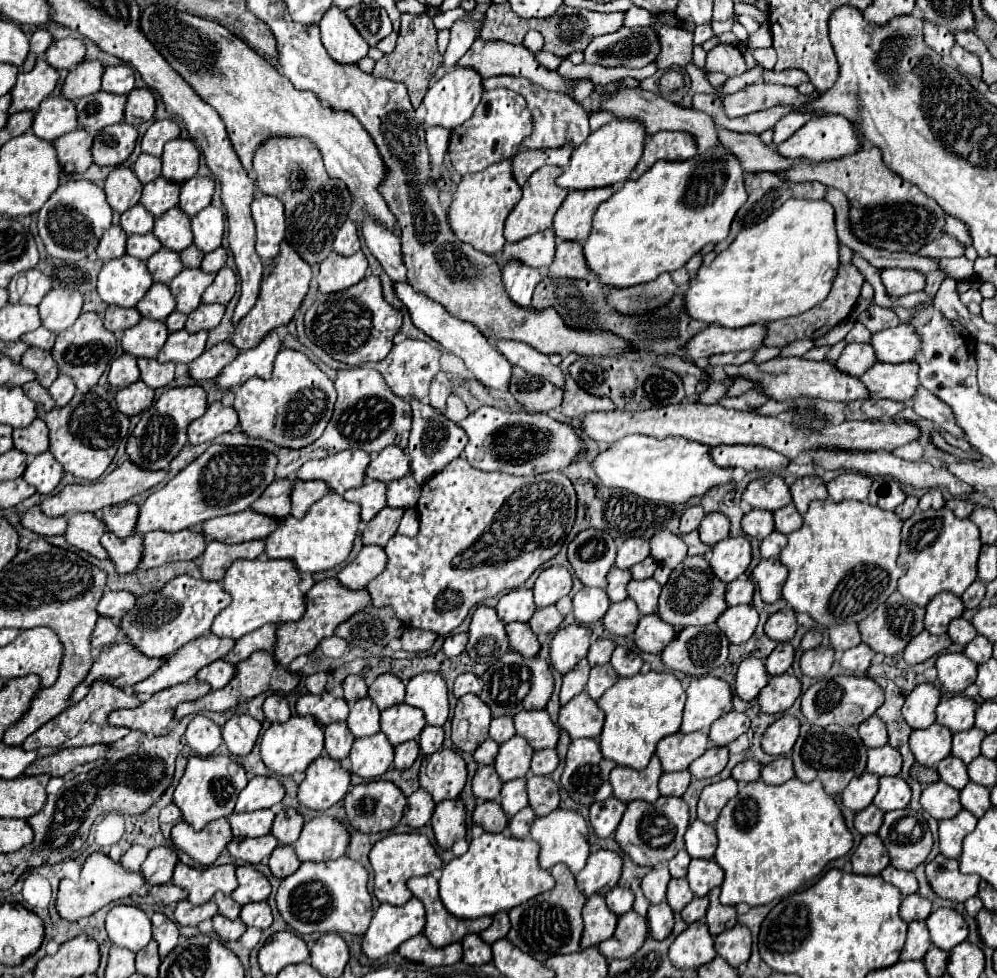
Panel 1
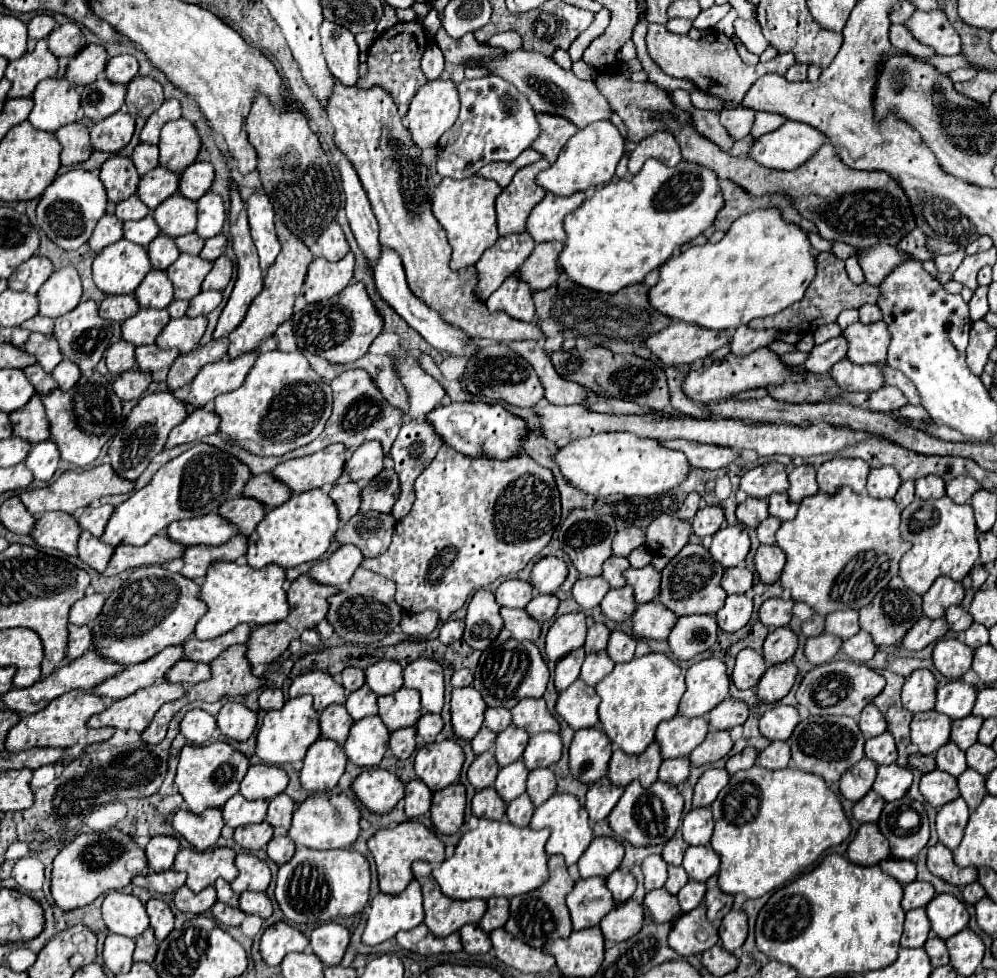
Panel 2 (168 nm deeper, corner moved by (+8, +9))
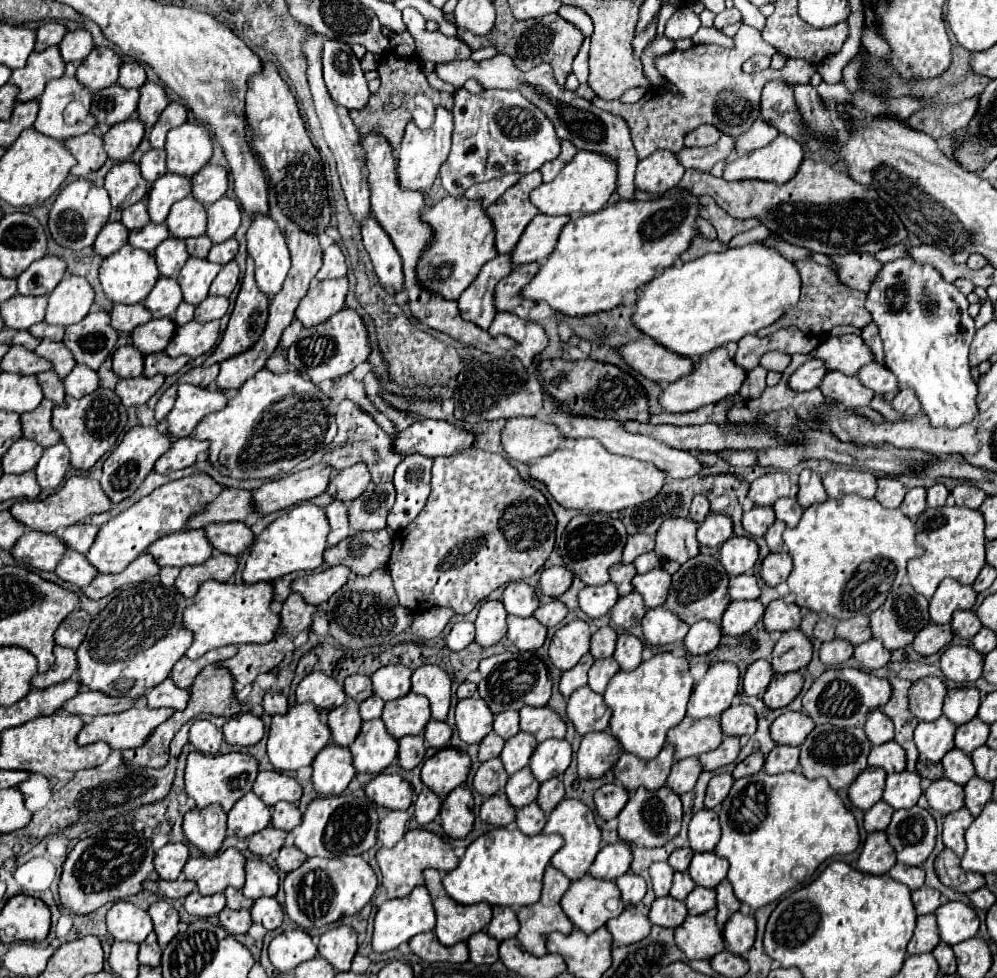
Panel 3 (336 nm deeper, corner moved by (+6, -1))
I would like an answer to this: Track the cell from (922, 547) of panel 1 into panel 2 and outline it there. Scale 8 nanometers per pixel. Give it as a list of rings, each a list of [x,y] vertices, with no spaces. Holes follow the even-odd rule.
[[[949,497],[941,499],[915,499],[903,511],[901,535],[905,541],[911,541],[913,547],[901,557],[901,579],[905,585],[923,595],[931,583],[947,575],[955,581],[961,581],[979,559],[979,543],[977,543],[977,527],[971,505],[957,505]]]

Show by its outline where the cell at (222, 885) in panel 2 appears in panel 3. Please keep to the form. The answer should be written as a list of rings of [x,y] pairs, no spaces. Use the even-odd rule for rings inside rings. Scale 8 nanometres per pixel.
[[[233,887],[225,889],[225,897],[227,897],[227,907],[229,909],[241,909],[241,903],[245,901],[243,893],[237,891],[237,889],[233,889]]]

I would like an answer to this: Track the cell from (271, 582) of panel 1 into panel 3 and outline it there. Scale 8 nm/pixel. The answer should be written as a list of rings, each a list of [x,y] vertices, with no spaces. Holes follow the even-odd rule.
[[[215,579],[205,581],[199,587],[199,593],[187,601],[187,609],[183,613],[183,625],[187,625],[195,635],[195,641],[185,655],[199,659],[207,651],[231,643],[269,643],[281,625],[281,617],[271,611],[271,601],[273,585],[265,581],[259,581],[255,585],[221,583]]]

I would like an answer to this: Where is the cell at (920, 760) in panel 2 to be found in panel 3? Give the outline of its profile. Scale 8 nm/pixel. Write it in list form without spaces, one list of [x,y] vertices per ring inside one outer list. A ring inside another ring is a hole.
[[[923,757],[917,761],[917,773],[923,777],[923,779],[929,779],[929,781],[935,781],[939,777],[943,777],[943,767],[941,763],[931,763],[931,761],[925,761]]]

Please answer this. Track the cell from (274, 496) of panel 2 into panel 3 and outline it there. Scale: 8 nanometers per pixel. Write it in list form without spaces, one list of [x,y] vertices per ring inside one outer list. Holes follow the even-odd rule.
[[[225,489],[207,511],[199,513],[197,519],[191,519],[189,529],[199,529],[209,523],[227,523],[227,521],[251,521],[253,507],[253,491],[247,489]]]

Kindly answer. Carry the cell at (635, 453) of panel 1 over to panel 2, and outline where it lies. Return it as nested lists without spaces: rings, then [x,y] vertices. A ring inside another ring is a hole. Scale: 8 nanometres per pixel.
[[[621,431],[597,433],[593,437],[583,437],[583,439],[571,441],[569,445],[559,447],[559,453],[555,453],[553,459],[559,465],[559,471],[567,479],[569,485],[581,489],[583,493],[601,495],[601,497],[615,495],[615,493],[621,493],[625,497],[635,497],[635,495],[649,497],[649,495],[655,495],[655,493],[663,493],[663,491],[673,489],[681,481],[685,481],[687,471],[689,471],[687,457],[681,451],[671,451],[671,449],[661,447],[655,439],[637,437],[633,433],[621,433]]]

